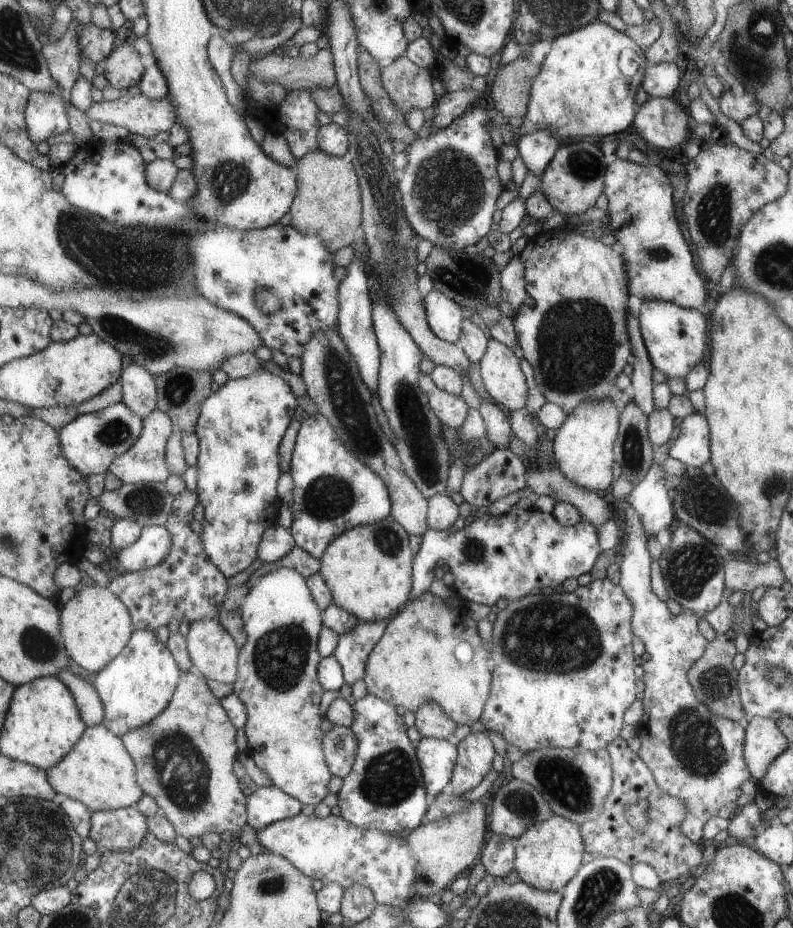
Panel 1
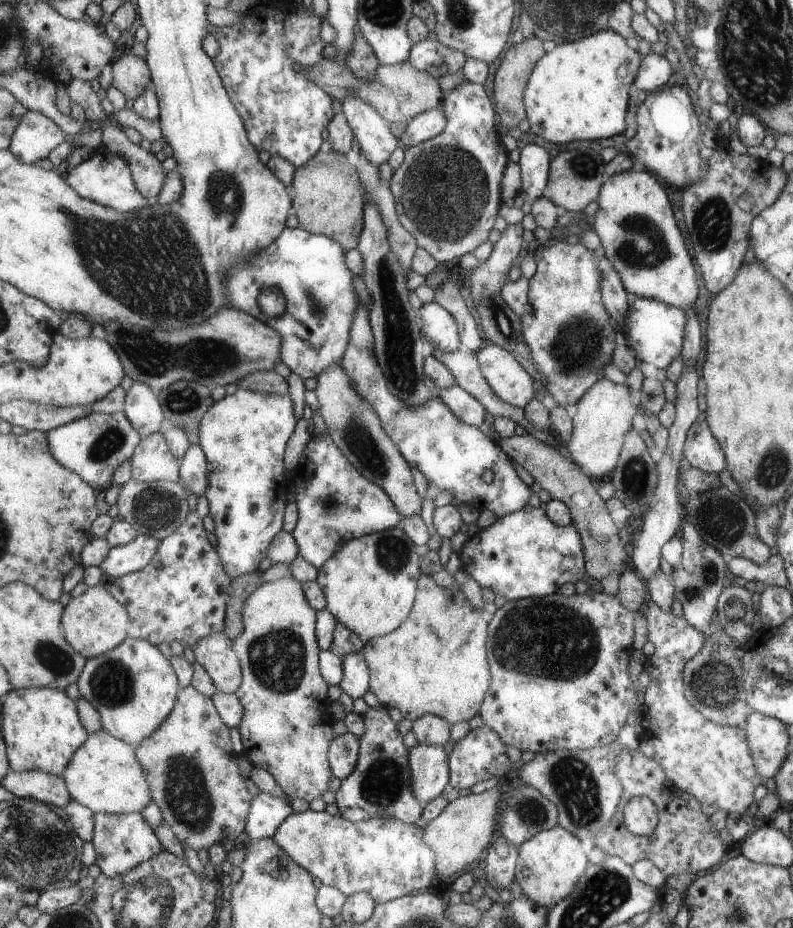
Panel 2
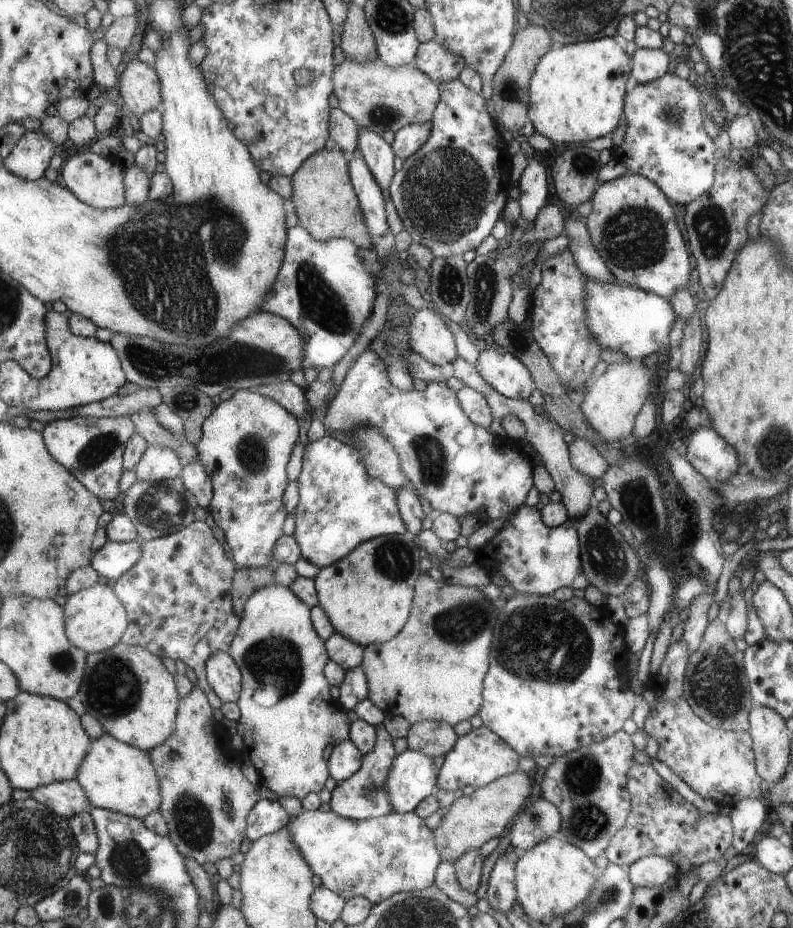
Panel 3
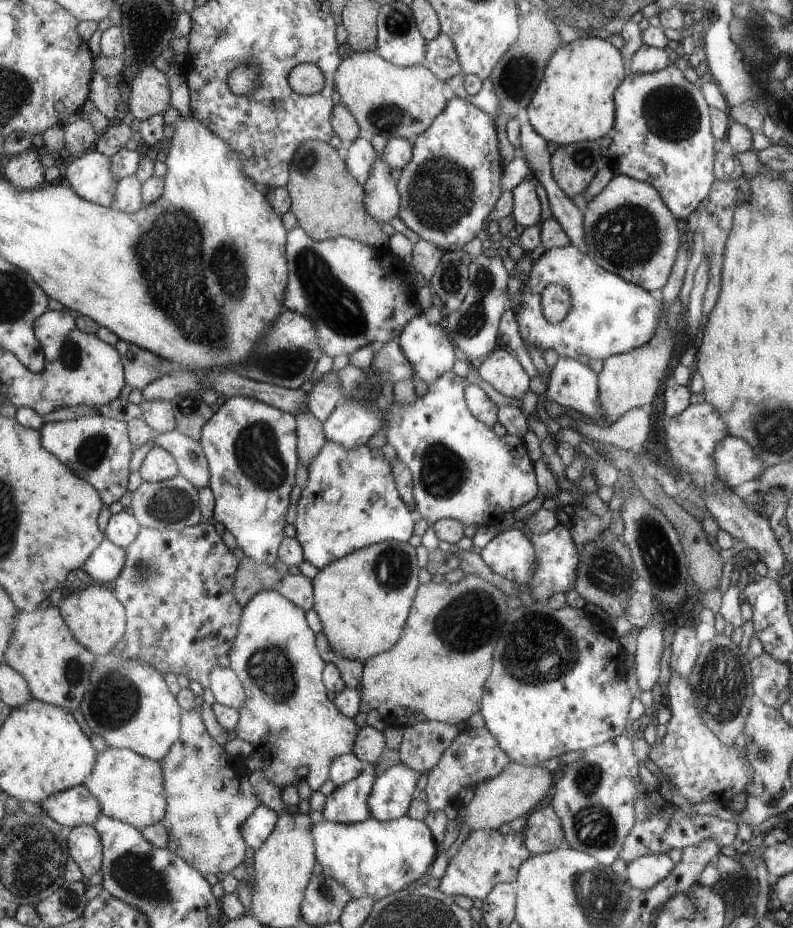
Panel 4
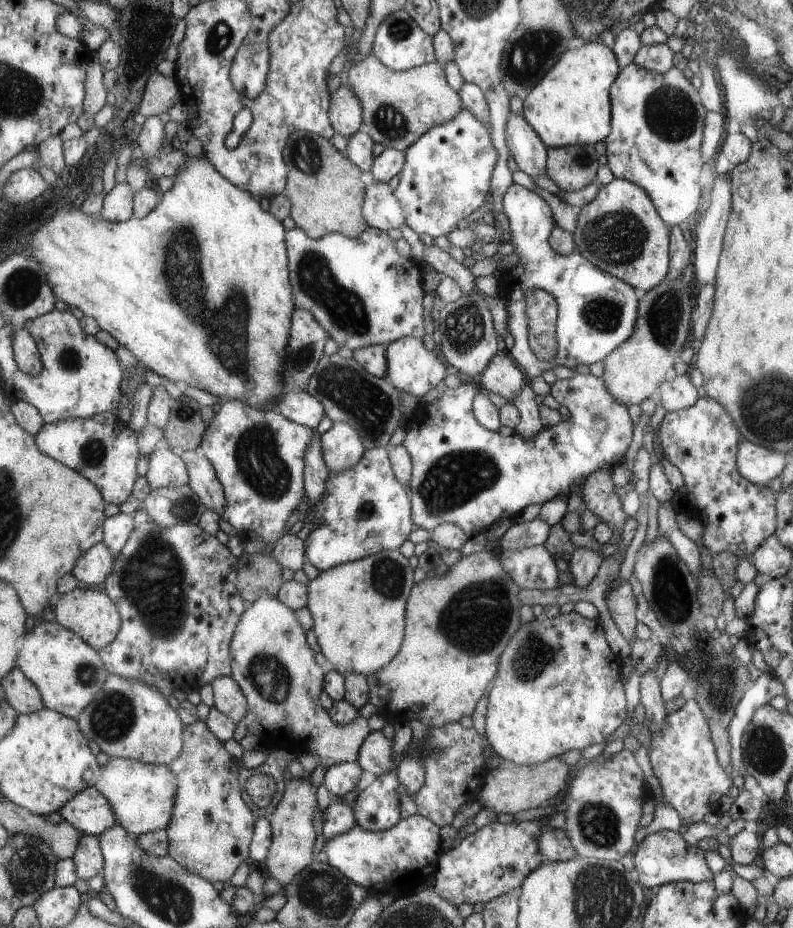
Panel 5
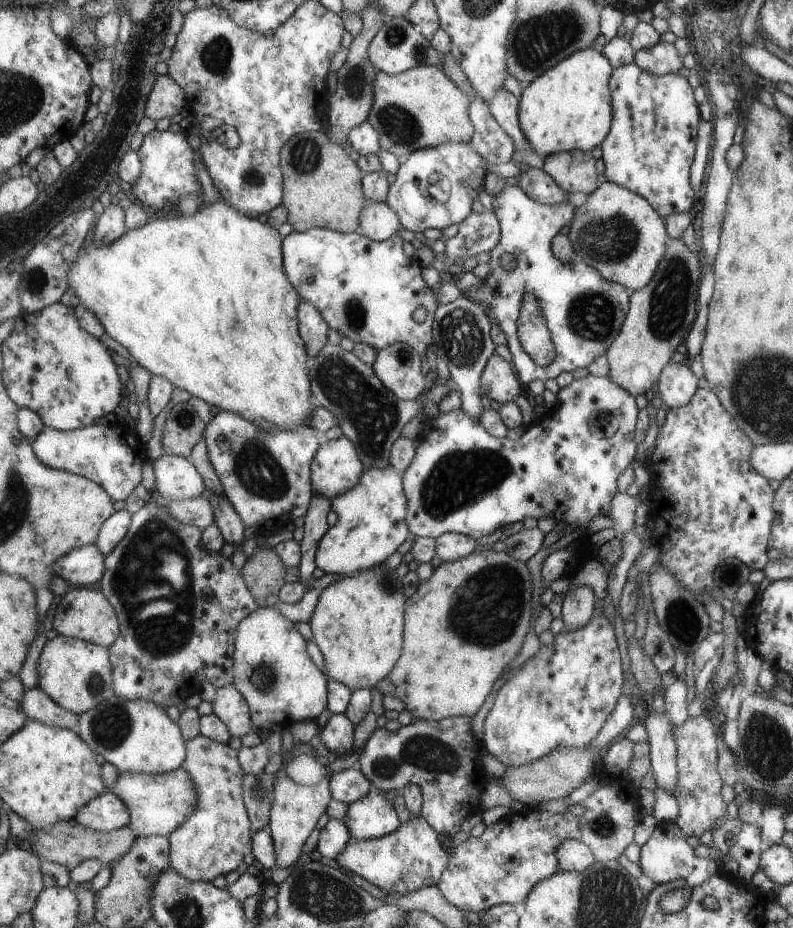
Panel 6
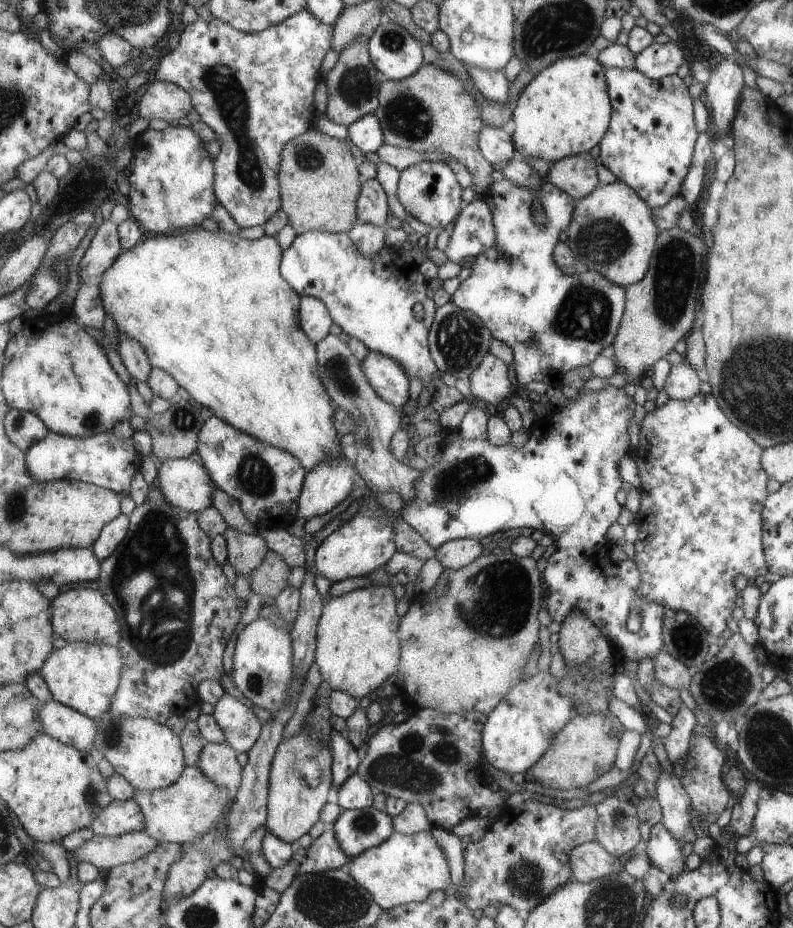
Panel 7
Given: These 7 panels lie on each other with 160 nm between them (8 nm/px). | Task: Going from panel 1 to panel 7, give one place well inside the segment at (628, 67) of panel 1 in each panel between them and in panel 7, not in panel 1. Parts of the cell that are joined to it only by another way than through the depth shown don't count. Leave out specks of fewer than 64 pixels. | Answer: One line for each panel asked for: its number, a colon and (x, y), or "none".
2: (578, 91)
3: (576, 92)
4: (575, 102)
5: (571, 105)
6: (568, 108)
7: (565, 111)

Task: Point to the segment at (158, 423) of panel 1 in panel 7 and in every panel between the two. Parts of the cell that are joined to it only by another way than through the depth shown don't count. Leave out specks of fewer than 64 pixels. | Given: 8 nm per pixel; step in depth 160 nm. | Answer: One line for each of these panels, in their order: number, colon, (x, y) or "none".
2: (152, 461)
3: (158, 463)
4: (160, 465)
5: (167, 468)
6: (177, 477)
7: (186, 483)

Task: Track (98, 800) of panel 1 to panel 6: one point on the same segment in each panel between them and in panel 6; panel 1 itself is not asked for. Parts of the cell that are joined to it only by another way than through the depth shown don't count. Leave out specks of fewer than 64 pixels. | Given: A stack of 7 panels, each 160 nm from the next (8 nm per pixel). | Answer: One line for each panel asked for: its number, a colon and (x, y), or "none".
2: (105, 775)
3: (116, 776)
4: (131, 787)
5: (143, 796)
6: (159, 804)

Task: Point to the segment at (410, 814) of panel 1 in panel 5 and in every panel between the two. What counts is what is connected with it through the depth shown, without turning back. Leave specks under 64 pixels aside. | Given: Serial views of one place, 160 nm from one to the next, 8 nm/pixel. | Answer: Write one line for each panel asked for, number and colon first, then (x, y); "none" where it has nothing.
2: (382, 784)
3: (363, 796)
4: (348, 804)
5: (338, 819)

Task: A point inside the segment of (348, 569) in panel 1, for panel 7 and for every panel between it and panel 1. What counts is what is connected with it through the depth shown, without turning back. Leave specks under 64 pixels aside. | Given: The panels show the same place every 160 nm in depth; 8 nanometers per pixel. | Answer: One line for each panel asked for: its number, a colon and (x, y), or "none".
2: (371, 584)
3: (369, 595)
4: (364, 599)
5: (359, 607)
6: (359, 623)
7: (359, 648)

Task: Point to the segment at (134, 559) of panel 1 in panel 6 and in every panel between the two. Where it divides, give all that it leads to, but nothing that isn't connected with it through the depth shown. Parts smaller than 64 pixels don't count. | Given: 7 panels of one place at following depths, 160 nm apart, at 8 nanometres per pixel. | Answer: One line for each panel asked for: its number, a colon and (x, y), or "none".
2: (123, 560)
3: (113, 559)
4: (107, 563)
5: (95, 565)
6: (83, 566)

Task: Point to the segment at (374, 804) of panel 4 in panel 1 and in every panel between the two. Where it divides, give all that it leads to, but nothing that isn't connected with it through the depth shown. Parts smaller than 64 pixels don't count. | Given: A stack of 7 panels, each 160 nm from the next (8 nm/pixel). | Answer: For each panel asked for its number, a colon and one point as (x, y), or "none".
1: (438, 757)
2: (429, 763)
3: (413, 777)

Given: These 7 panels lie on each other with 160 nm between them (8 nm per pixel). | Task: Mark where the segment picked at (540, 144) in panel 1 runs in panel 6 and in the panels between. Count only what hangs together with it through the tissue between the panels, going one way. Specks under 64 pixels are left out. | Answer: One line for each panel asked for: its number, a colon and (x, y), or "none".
2: (535, 162)
3: (533, 183)
4: (527, 208)
5: (597, 311)
6: (584, 311)

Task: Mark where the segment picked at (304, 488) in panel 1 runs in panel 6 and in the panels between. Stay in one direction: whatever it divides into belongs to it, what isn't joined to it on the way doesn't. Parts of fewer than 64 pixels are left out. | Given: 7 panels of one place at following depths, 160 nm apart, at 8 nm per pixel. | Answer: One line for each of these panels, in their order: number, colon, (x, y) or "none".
2: (336, 503)
3: (341, 505)
4: (371, 510)
5: (366, 509)
6: (372, 525)

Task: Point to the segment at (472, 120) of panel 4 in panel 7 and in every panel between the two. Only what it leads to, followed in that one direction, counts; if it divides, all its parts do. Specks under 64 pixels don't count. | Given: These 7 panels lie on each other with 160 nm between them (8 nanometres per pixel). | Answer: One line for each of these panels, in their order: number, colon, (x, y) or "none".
5: (447, 175)
6: (460, 170)
7: (430, 191)

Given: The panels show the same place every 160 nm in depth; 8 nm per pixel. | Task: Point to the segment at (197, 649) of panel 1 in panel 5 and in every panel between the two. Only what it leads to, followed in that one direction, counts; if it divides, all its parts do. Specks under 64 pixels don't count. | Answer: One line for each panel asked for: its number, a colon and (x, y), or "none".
2: (215, 652)
3: (225, 675)
4: (228, 688)
5: (230, 699)

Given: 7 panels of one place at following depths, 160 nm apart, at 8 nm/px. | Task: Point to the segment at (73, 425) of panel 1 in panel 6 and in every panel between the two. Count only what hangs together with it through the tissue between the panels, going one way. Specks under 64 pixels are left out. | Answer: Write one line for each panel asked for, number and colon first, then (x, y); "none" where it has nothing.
2: (95, 446)
3: (93, 448)
4: (99, 449)
5: (107, 454)
6: (113, 455)

